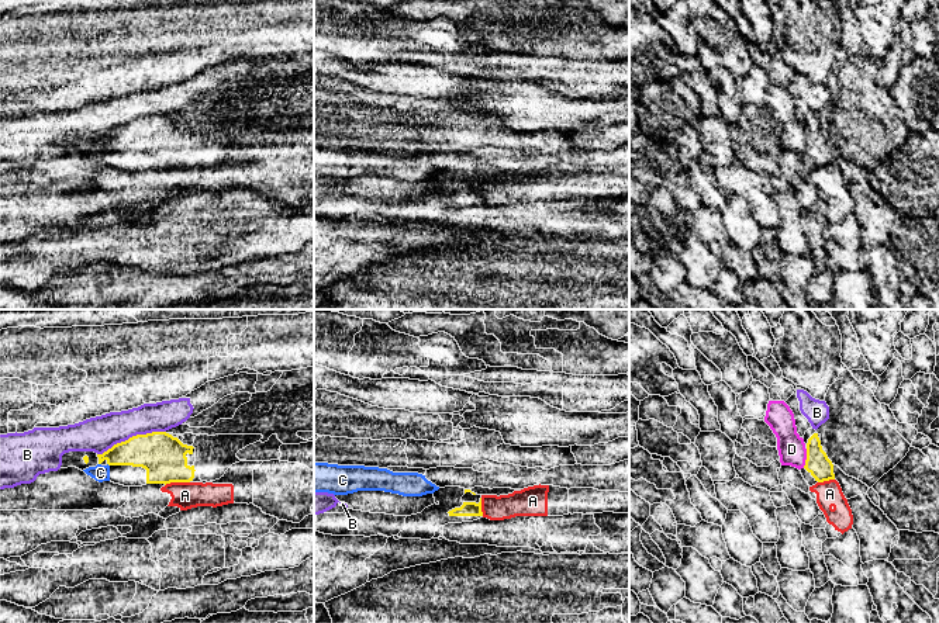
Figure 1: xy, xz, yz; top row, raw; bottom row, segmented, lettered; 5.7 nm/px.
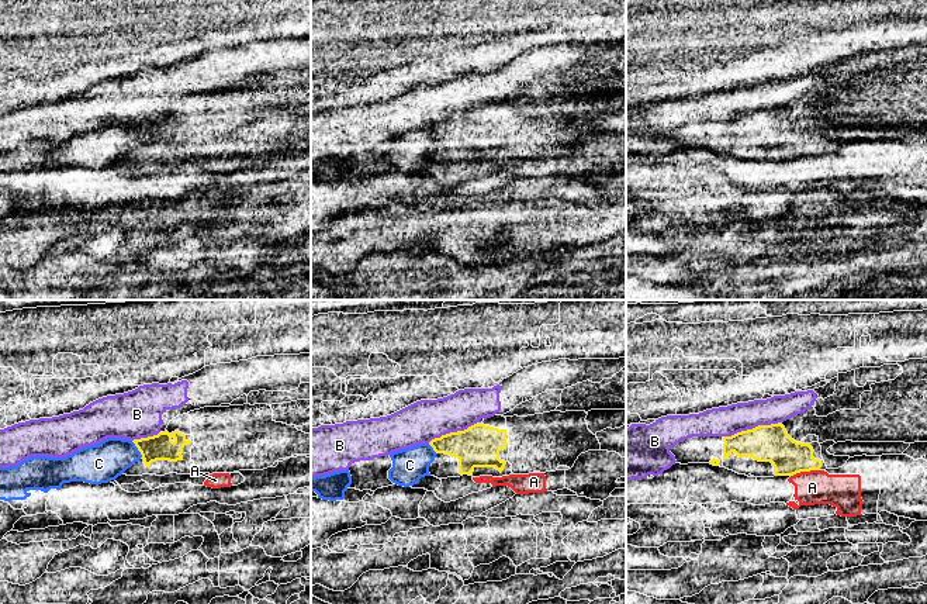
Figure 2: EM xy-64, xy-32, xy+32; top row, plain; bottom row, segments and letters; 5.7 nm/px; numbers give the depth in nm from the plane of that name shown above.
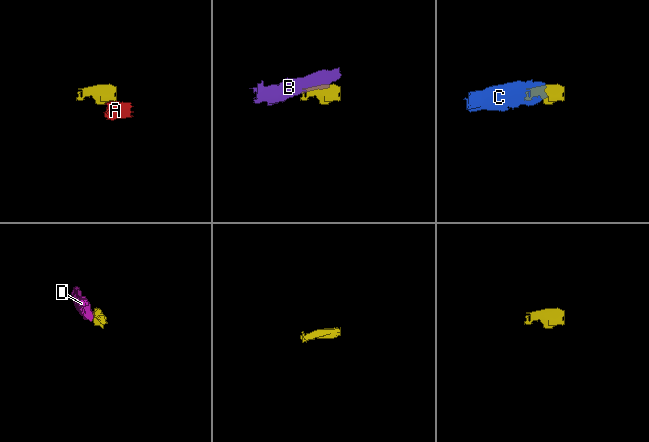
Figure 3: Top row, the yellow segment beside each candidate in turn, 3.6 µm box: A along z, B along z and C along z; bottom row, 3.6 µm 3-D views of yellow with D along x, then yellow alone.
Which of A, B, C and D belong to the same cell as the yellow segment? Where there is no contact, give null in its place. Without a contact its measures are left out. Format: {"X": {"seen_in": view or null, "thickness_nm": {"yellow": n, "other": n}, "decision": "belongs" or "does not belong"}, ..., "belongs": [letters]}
{"A": {"seen_in": "xy", "thickness_nm": {"yellow": 260, "other": 160}, "decision": "does not belong"}, "B": {"seen_in": "xy", "thickness_nm": {"yellow": 260, "other": 200}, "decision": "does not belong"}, "C": {"seen_in": null, "decision": "does not belong"}, "D": {"seen_in": "yz", "thickness_nm": {"yellow": 140, "other": 160}, "decision": "does not belong"}, "belongs": []}

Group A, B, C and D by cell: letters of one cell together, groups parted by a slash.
A / B / C D

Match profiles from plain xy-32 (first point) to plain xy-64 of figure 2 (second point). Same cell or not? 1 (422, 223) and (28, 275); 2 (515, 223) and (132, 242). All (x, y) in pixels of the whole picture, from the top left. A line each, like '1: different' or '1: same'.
1: different
2: same

